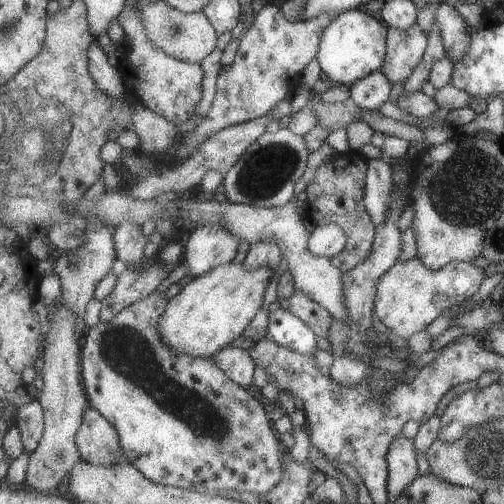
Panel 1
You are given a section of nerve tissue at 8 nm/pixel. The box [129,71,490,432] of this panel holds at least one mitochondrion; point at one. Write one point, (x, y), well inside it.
(266, 172)

